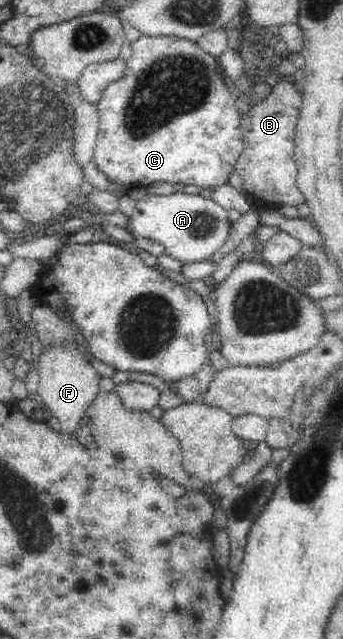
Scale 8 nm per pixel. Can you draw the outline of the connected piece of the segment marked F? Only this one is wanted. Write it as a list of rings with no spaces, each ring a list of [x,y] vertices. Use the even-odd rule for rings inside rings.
[[[54,345],[50,349],[43,349],[37,370],[40,376],[37,392],[43,398],[42,406],[50,408],[51,414],[58,418],[60,432],[76,438],[76,430],[85,424],[86,411],[99,393],[101,376],[71,345]]]

